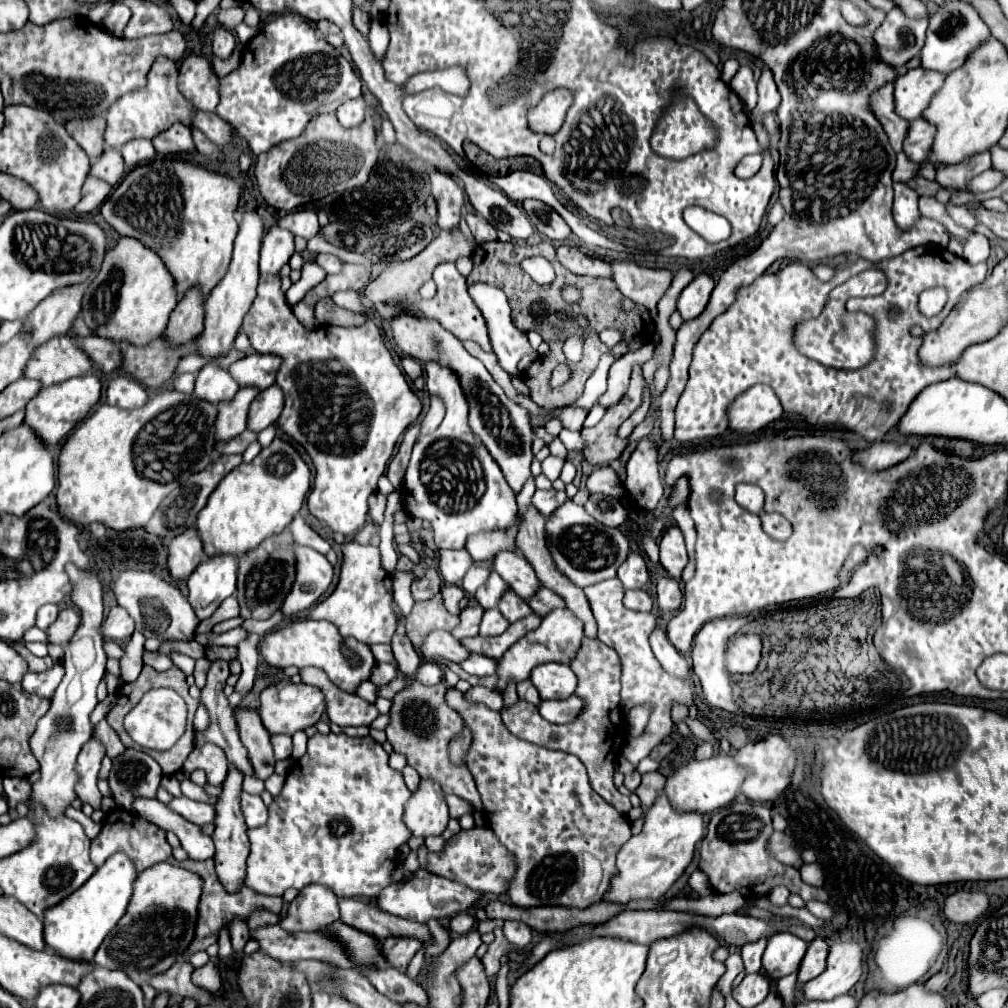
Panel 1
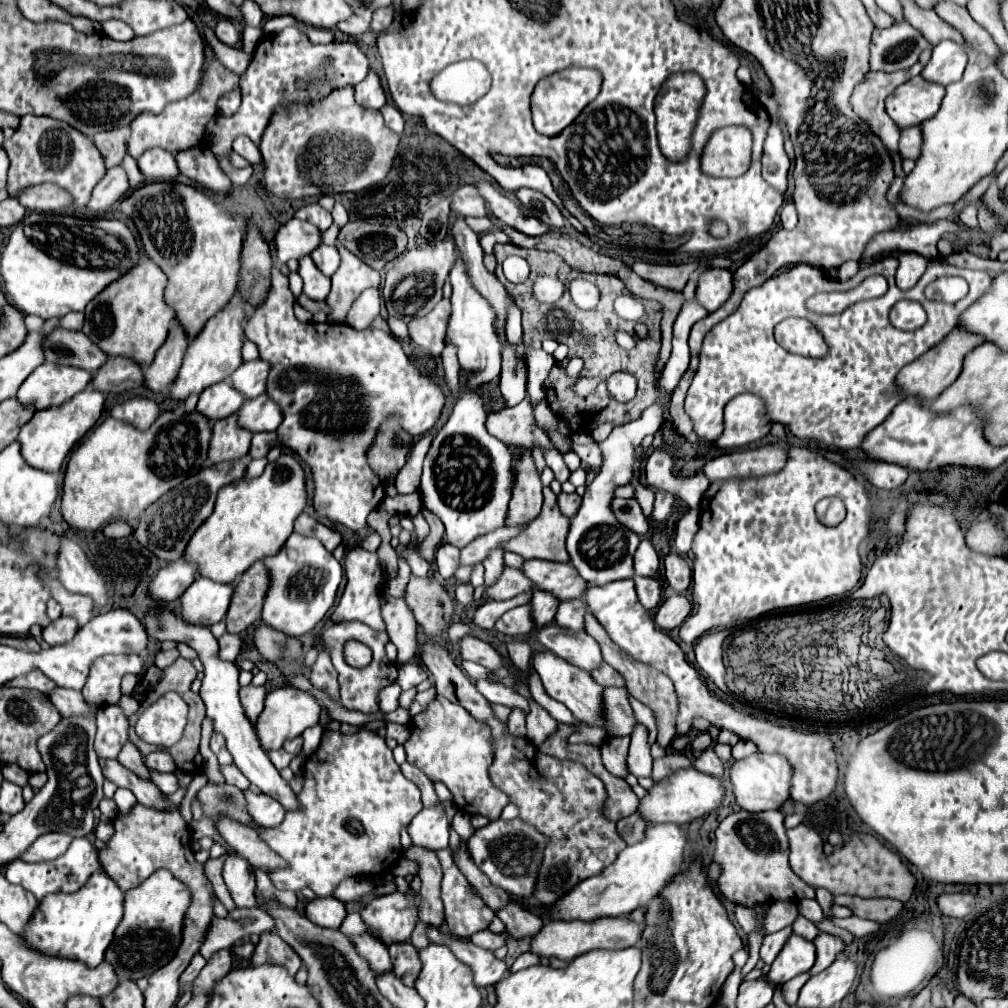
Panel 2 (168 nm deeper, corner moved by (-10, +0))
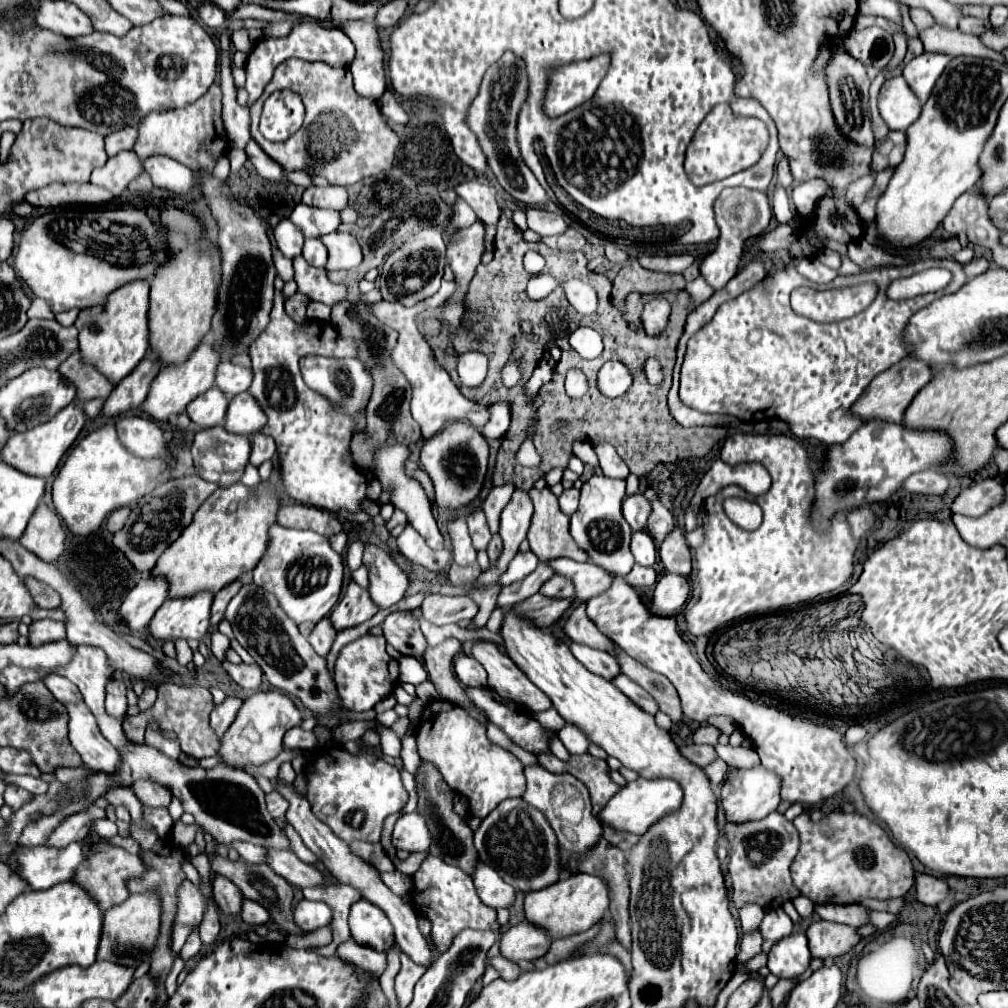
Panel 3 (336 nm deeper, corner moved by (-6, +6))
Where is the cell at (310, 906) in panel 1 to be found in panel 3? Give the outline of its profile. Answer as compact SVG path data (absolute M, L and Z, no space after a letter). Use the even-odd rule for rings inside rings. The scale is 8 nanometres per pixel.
M300 900L294 906L294 922L304 932L314 932L316 928L326 926L330 918L332 918L332 910L324 902Z

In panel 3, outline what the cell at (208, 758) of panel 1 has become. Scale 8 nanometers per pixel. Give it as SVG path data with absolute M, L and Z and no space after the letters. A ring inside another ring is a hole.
M226 696L226 700L222 704L214 706L214 710L210 714L210 726L216 730L218 738L222 738L222 734L234 722L240 706L242 706L242 700L238 696Z

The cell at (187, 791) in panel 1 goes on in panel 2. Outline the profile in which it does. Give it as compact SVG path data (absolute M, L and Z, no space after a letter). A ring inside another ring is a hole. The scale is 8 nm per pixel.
M250 790L244 792L246 796L246 808L252 816L252 820L262 826L262 828L272 828L272 826L278 826L282 820L284 820L284 806L276 800L272 800L272 796L266 796L266 794L254 794Z

